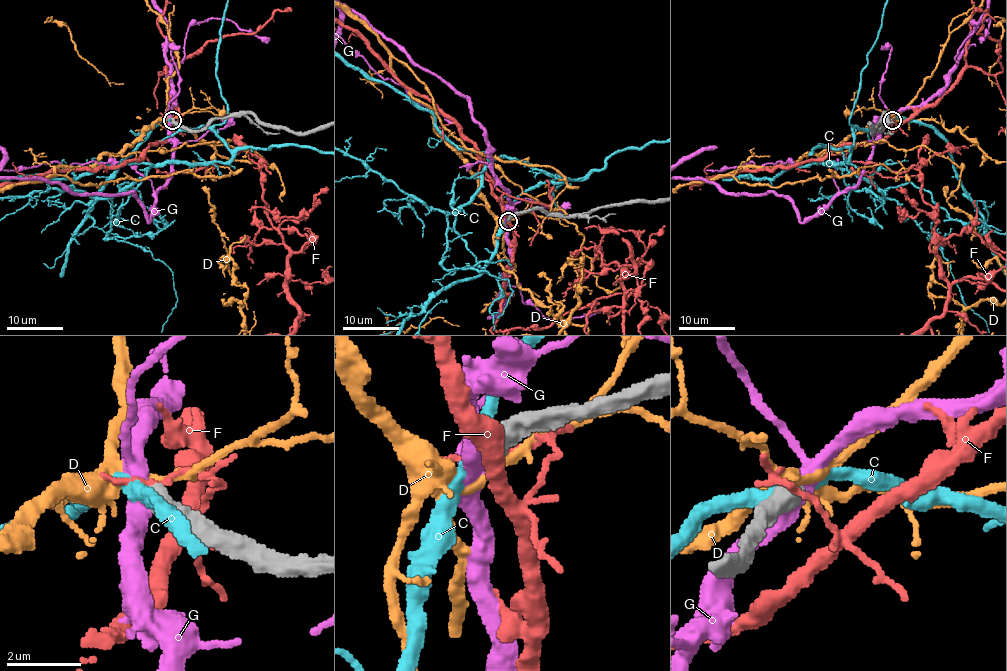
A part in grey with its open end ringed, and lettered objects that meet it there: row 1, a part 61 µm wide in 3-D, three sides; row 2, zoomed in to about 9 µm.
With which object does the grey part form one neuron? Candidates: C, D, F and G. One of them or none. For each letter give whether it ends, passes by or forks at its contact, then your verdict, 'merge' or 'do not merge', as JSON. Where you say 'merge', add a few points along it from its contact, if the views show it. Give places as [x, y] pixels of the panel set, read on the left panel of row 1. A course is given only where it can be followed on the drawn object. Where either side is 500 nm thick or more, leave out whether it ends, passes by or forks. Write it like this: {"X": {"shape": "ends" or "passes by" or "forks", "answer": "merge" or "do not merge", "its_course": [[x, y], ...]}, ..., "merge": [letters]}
{"C": {"answer": "do not merge"}, "D": {"answer": "do not merge"}, "F": {"answer": "do not merge"}, "G": {"answer": "do not merge"}, "merge": []}

